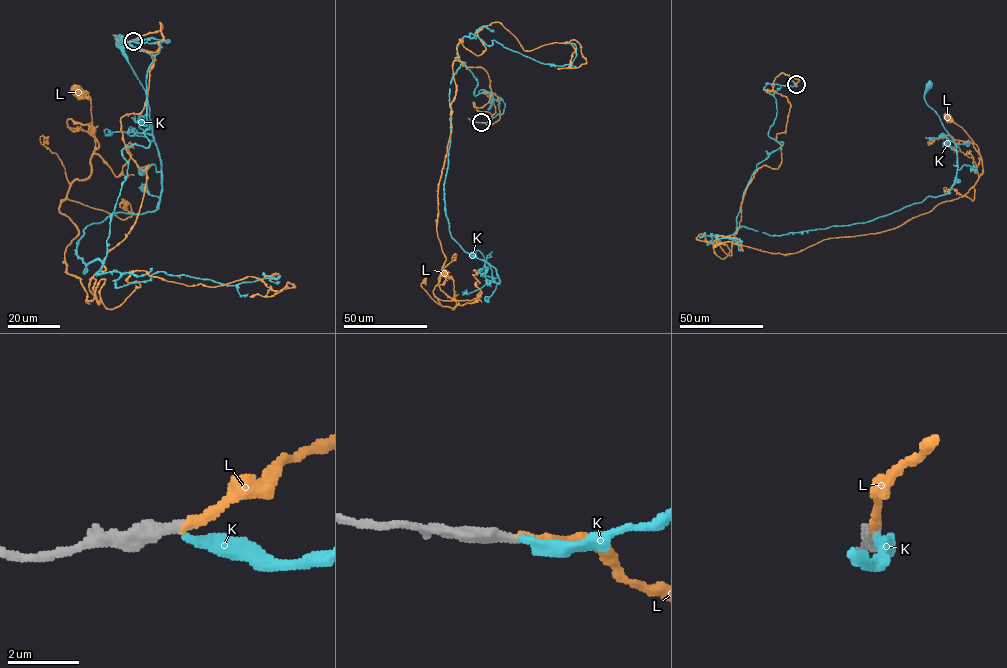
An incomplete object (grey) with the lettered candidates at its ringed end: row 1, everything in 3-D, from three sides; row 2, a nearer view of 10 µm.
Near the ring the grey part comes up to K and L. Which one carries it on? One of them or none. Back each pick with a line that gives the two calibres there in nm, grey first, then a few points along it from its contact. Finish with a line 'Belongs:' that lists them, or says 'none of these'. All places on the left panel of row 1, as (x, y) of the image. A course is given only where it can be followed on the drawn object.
L: 320 nm thick on the grey side, 220 nm on the other; it runs (133, 40), (160, 23), (120, 119), (149, 167), (87, 302), (59, 204), (95, 146), (75, 91)
Belongs: L

